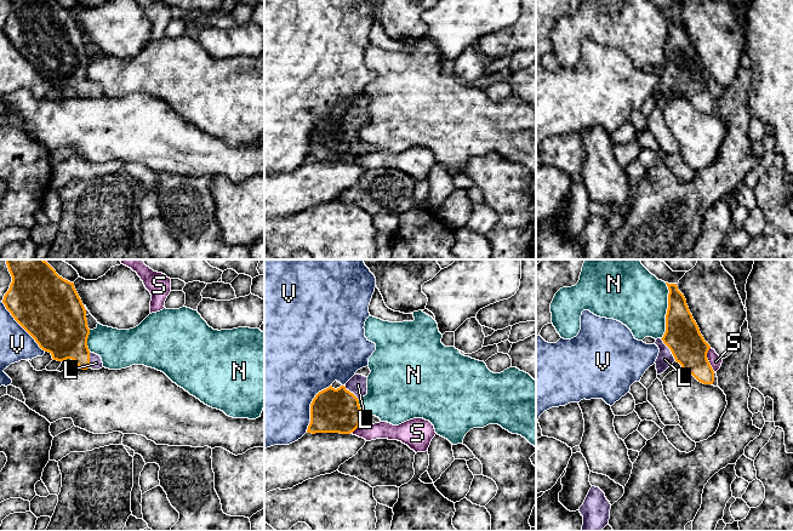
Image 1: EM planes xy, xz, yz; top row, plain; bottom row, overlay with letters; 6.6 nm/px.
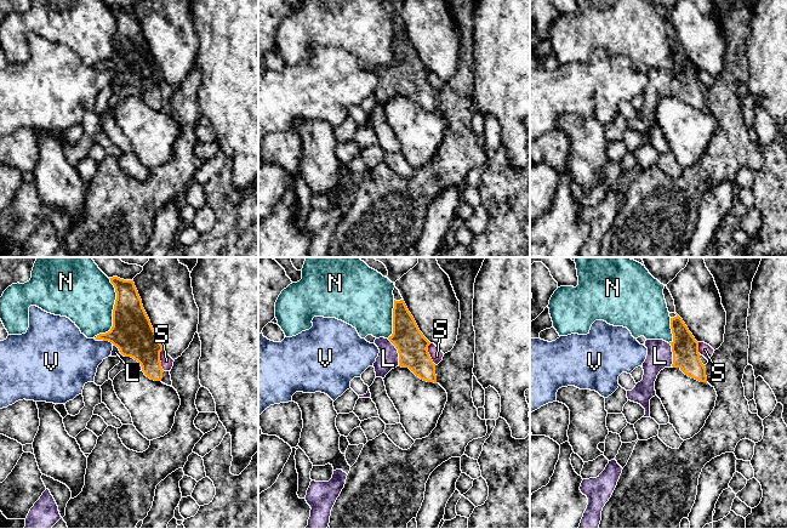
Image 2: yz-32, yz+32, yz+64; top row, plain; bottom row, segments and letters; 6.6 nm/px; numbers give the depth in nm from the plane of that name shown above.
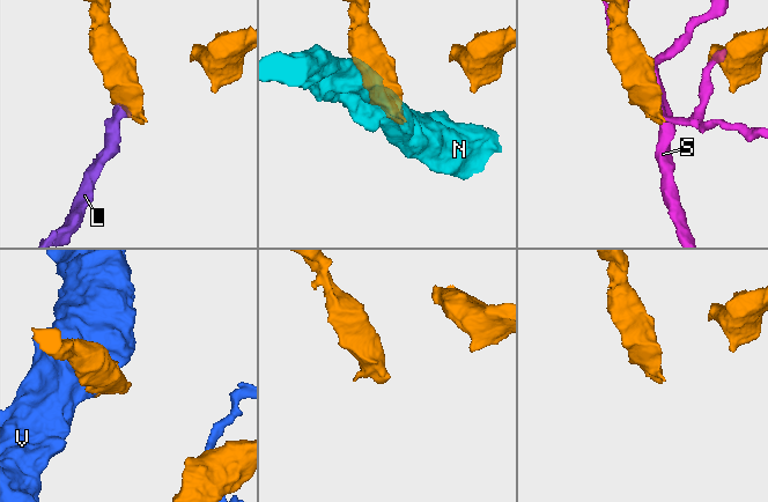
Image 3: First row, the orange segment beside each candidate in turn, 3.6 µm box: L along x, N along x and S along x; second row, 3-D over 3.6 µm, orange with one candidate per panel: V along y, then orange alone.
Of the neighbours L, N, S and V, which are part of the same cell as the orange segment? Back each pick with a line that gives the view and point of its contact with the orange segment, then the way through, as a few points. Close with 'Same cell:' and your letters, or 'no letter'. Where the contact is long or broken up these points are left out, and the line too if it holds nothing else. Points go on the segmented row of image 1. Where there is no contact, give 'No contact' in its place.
L: Touches orange at yz (669, 348). Path across: yz (683, 337), (669, 348), (665, 359)
Same cell: L

